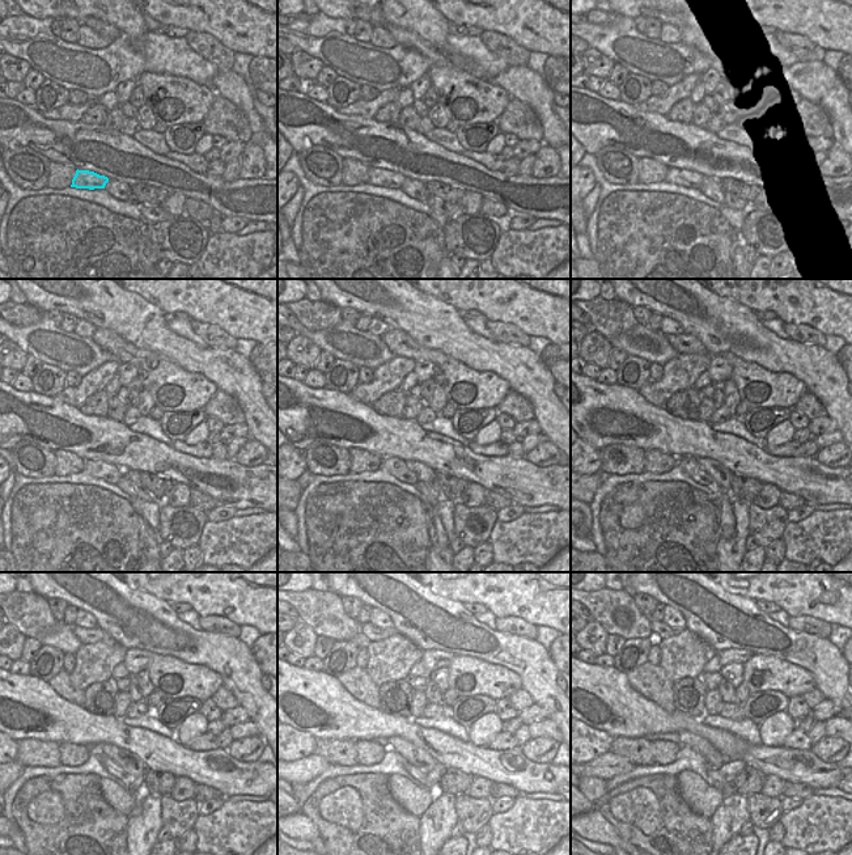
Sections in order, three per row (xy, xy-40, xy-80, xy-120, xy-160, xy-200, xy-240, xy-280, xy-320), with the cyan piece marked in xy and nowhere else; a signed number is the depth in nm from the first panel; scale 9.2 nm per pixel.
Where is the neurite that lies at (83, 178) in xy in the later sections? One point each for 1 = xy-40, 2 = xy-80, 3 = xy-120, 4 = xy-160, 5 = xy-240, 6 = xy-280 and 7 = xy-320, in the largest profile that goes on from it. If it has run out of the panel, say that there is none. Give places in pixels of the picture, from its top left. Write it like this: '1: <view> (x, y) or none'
1: xy-40 (380, 177)
2: xy-80 (687, 178)
3: xy-120 (109, 473)
4: xy-160 (395, 466)
5: xy-240 (114, 769)
6: xy-280 (418, 774)
7: xy-320 (719, 782)

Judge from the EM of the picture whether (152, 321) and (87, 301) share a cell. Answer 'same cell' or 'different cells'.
same cell

